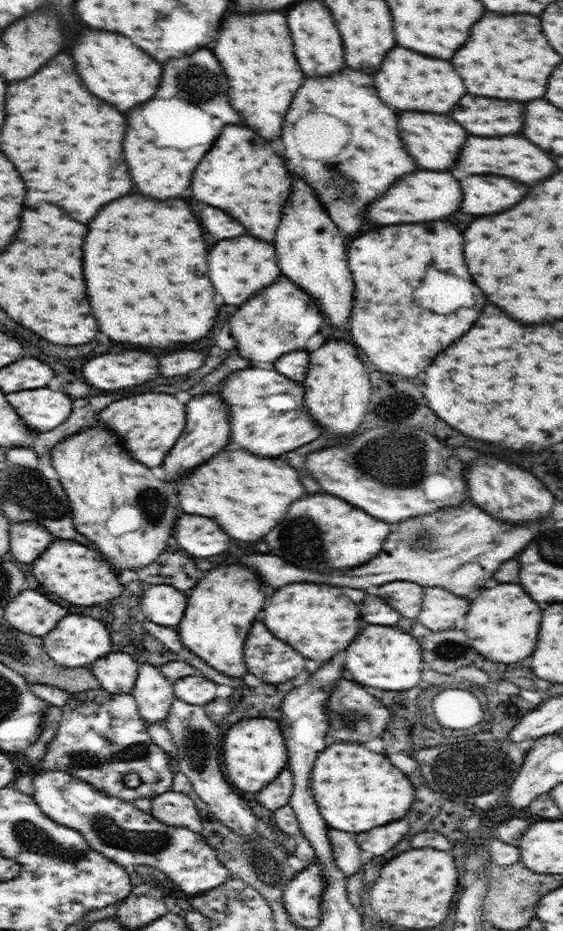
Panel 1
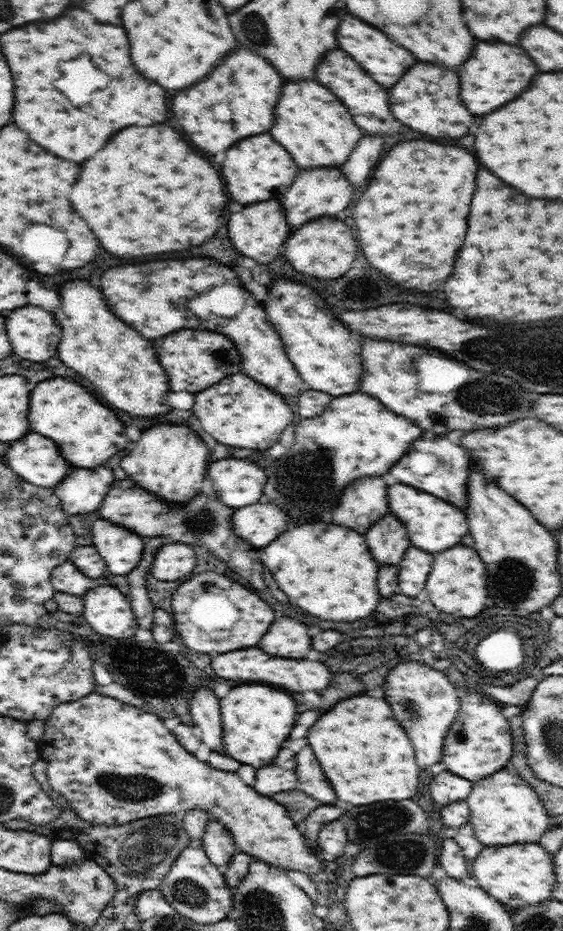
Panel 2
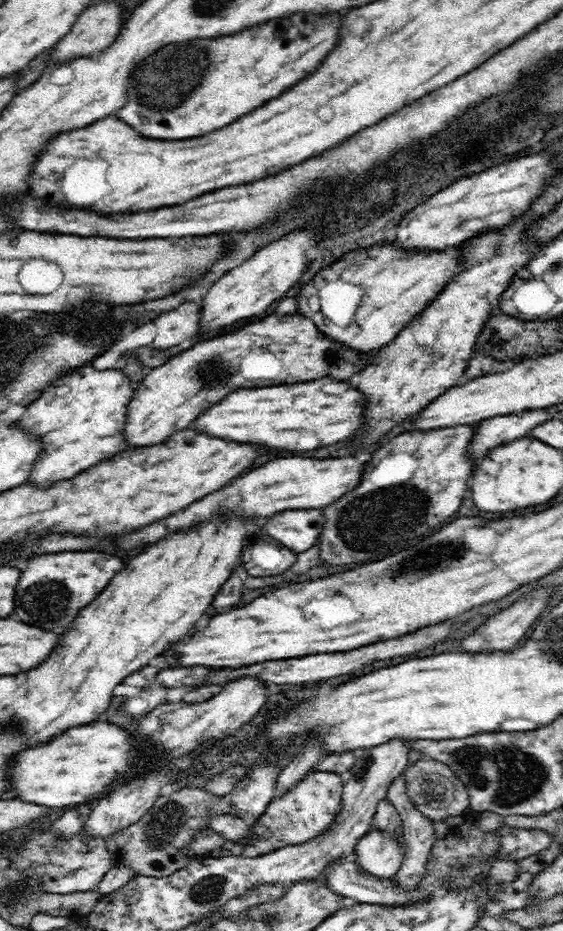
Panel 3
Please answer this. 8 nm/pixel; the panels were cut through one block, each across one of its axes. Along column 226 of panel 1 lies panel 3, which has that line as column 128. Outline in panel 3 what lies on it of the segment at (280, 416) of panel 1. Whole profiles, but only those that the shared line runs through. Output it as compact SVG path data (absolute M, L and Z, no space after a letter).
M86 366L54 382L20 418L20 426L38 434L44 444L44 452L32 470L30 482L48 486L56 480L68 480L126 450L124 426L132 394L130 378L120 370L94 370L92 366Z

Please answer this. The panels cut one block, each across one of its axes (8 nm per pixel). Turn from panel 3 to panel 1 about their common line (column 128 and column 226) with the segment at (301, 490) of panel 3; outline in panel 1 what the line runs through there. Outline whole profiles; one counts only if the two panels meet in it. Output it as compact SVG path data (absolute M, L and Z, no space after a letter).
M182 514L176 522L174 536L186 552L200 558L220 554L230 544L230 536L224 534L216 522L196 514Z

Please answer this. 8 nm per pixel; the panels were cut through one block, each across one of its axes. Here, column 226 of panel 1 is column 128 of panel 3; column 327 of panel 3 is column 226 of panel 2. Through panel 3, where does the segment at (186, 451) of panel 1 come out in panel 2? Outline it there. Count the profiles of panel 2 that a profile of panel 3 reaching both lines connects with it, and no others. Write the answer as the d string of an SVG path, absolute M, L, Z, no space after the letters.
M180 330L176 334L168 334L164 338L154 340L154 348L162 368L170 378L170 388L174 392L202 392L204 388L220 382L222 378L240 372L240 354L232 340L224 334L210 330Z

